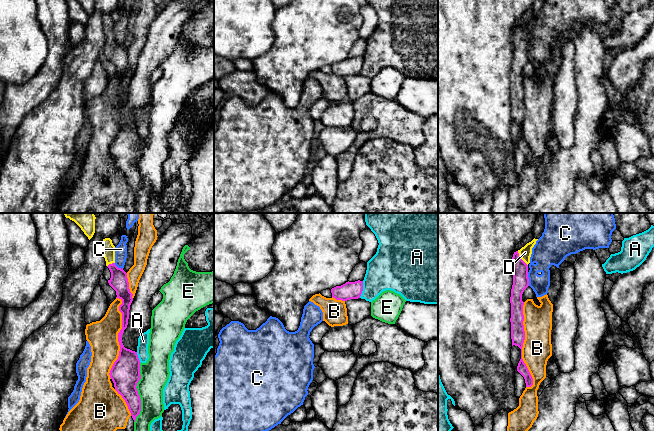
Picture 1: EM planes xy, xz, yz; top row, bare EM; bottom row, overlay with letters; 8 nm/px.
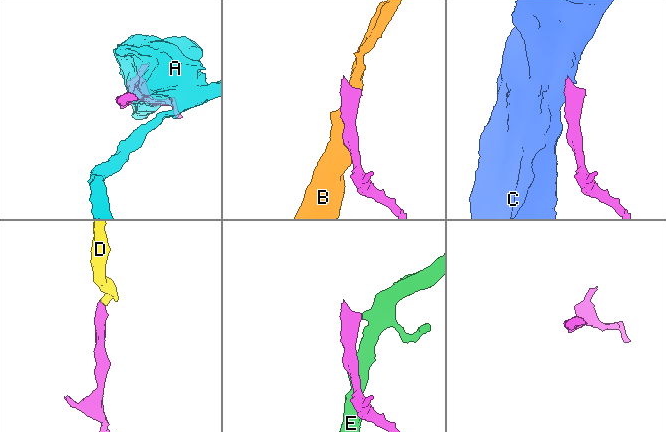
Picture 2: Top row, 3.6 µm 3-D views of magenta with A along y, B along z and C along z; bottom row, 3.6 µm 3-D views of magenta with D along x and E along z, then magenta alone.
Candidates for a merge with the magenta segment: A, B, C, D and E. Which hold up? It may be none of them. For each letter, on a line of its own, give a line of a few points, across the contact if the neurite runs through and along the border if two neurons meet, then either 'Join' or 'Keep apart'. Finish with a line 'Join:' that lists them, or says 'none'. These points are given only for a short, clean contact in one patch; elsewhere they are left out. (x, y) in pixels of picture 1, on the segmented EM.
A: Keep apart
B: Keep apart
C: Line: yz (527, 272), (529, 285). Keep apart
D: Line: yz (520, 269), (520, 258), (525, 252). Join
E: Keep apart
Join: D

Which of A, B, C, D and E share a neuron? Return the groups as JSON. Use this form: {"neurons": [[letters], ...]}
{"neurons": [["A"], ["B"], ["C"], ["D"], ["E"]]}

